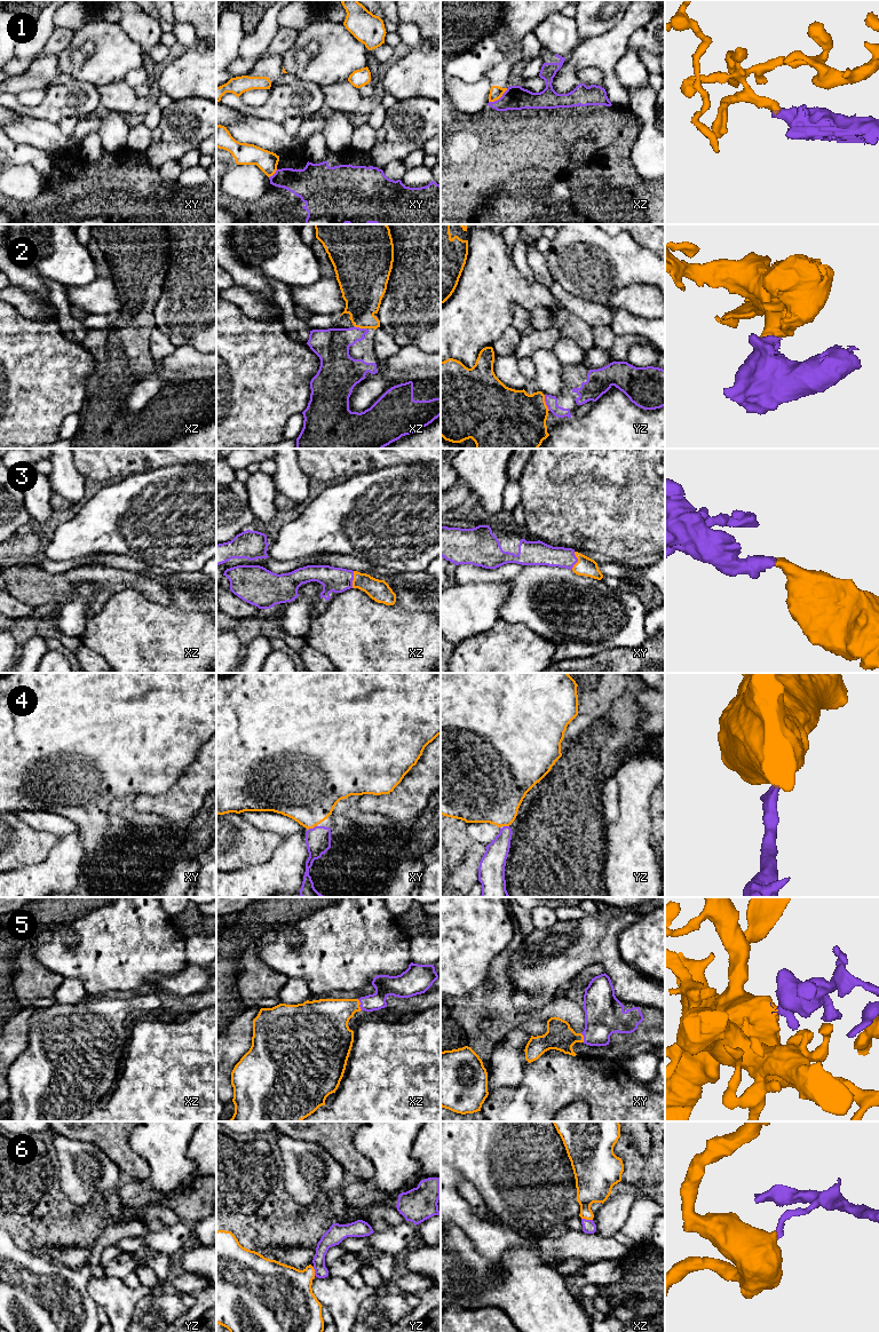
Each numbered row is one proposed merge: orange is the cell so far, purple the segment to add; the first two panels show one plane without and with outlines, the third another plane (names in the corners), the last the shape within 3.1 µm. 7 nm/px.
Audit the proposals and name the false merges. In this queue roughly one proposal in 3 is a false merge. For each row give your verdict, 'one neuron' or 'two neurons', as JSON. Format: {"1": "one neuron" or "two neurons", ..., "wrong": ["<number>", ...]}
{"1": "two neurons", "2": "one neuron", "3": "one neuron", "4": "one neuron", "5": "one neuron", "6": "two neurons", "wrong": ["1", "6"]}

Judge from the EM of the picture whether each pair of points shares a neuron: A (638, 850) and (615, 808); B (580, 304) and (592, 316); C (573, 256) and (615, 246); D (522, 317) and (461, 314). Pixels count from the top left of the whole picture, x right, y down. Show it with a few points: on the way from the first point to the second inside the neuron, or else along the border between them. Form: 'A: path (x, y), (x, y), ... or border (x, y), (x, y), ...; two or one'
A: border (618, 787), (619, 816), (612, 823); two
B: path (583, 307), (590, 314); one
C: path (584, 256), (604, 256); one
D: border (515, 302), (513, 306), (512, 324); two

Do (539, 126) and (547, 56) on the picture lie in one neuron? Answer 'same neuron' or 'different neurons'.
same neuron

